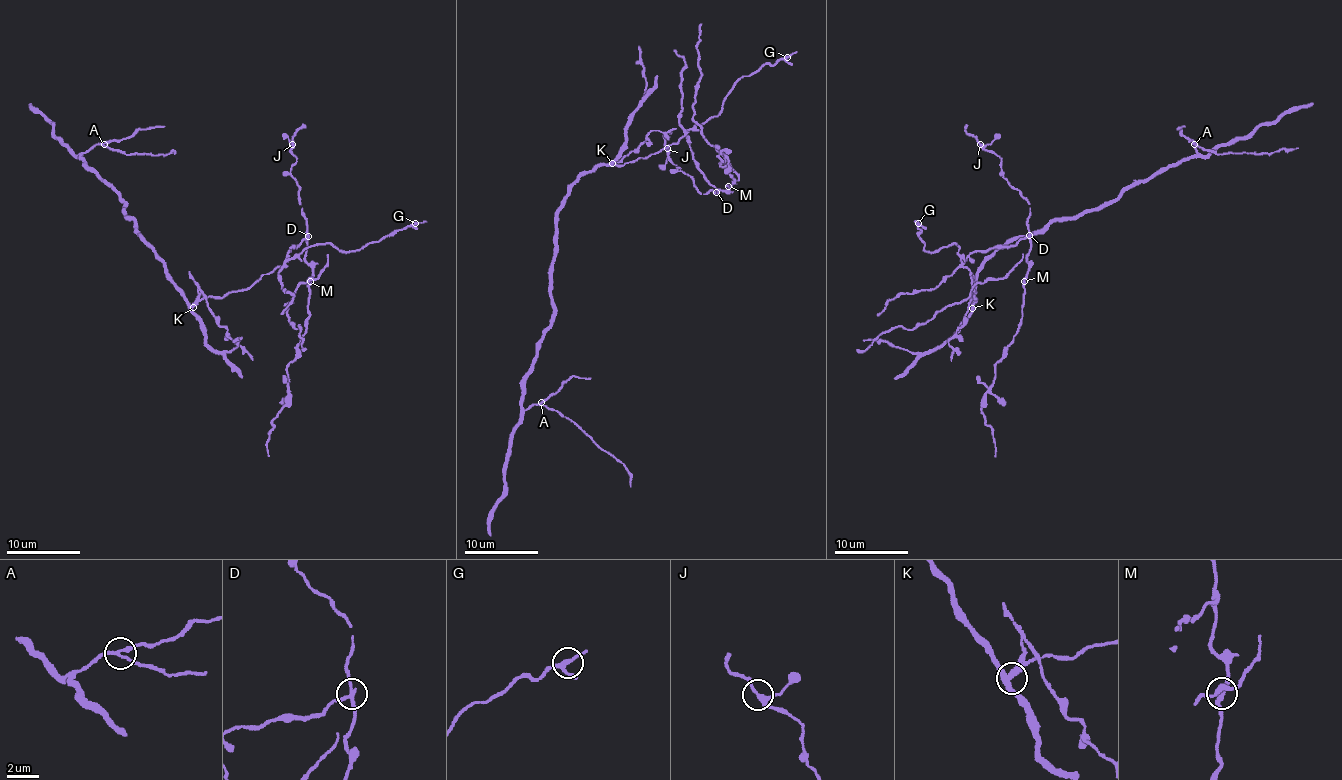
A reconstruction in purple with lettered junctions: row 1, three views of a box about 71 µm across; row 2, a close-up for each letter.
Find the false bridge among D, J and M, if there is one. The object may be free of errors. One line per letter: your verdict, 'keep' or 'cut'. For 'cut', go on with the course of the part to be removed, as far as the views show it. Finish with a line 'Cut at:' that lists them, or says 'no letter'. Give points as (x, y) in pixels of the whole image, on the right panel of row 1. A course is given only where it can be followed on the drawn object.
D: cut; course (1030, 235), (963, 265), (973, 306), (978, 270), (996, 251), (1116, 201), (1192, 157), (1194, 144), (1297, 147)
J: keep
M: keep
Cut at: D

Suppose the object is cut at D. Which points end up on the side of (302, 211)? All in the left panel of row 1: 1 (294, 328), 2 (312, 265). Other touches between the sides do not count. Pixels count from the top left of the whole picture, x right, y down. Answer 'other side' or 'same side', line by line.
1: other side
2: same side

